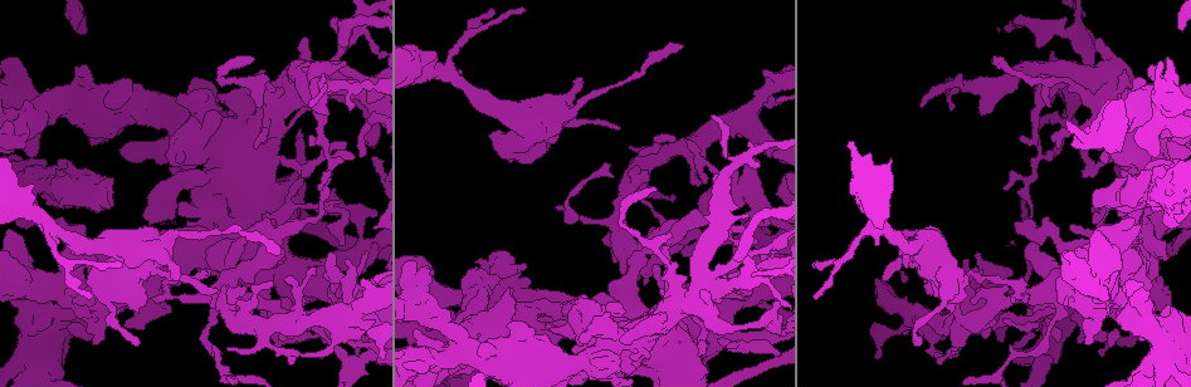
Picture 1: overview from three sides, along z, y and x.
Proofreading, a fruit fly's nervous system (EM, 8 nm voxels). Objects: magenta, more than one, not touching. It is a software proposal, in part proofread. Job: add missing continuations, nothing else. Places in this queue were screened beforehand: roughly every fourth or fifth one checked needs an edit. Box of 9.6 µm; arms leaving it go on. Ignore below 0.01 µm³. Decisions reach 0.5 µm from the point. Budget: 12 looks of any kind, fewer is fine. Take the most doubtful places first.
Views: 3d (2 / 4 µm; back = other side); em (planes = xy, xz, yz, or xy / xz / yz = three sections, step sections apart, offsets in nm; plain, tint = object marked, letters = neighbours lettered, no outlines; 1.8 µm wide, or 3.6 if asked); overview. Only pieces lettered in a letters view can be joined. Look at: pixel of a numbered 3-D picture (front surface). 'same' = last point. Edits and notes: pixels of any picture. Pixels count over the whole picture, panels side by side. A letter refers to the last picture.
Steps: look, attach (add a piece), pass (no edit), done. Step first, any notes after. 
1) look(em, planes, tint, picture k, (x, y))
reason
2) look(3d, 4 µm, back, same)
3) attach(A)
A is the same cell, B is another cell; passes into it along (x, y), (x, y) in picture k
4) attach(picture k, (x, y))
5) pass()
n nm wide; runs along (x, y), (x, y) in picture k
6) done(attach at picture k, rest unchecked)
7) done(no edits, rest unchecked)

look(3d, 4 µm, picture 1, (436, 56))

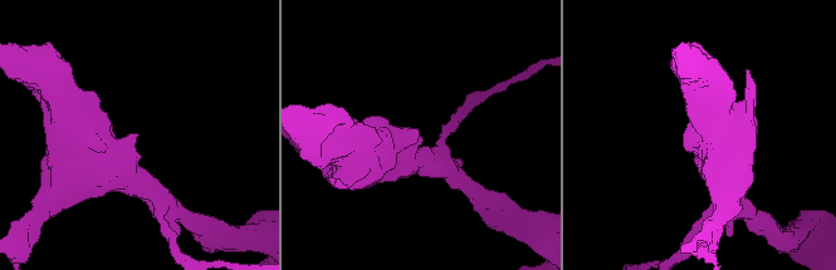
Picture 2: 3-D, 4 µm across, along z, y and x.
look(em, planes, letters, picture 2, (417, 131))

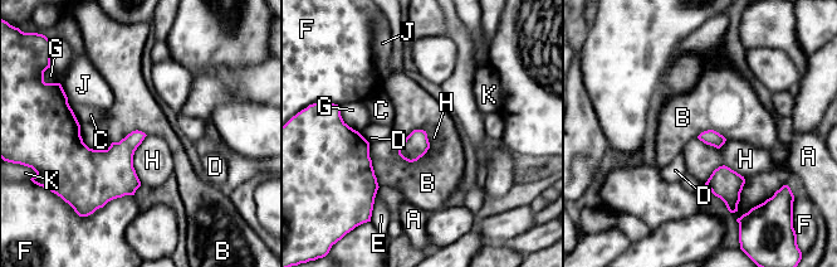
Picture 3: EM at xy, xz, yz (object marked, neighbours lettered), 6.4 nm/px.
pass()
A, B, C, D, E, F, G, H, J and K are other cells; border along (147, 135), (133, 155), (140, 183) in picture 3; none of them fits

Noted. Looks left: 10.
look(em, planes, letters, picture 1, (1042, 105))
thick turns thin

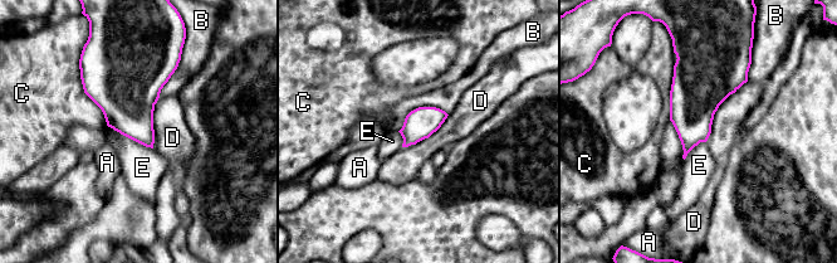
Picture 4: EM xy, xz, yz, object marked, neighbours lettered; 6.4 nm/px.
pass()
200 nm wide; D touches over 480 nm; A, B, C, D and E are other cells; none of them fits

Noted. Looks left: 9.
look(3d, 2 µm, picture 1, (580, 77))
branch stops here

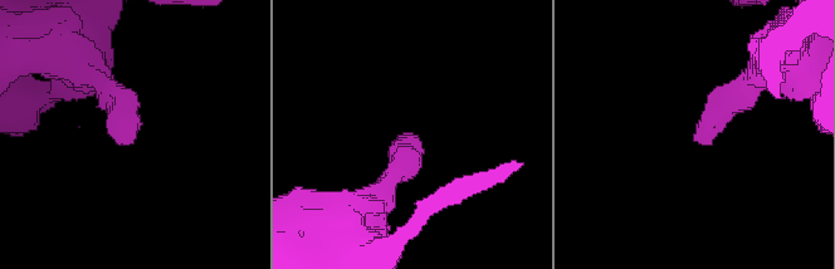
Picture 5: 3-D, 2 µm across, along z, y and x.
look(em, planes, letters, picture 5, (414, 137))

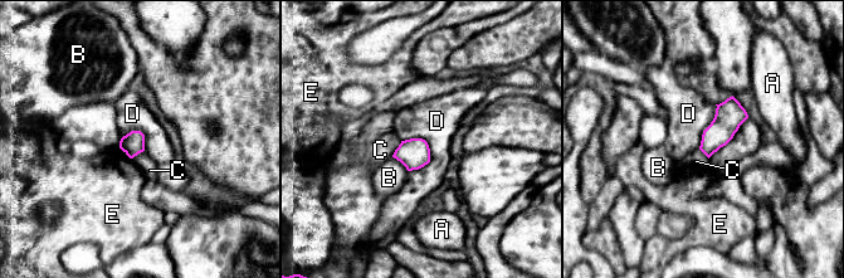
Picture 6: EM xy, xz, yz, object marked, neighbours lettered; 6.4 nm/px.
pass()
A, B, C, D and E are other cells; border along (422, 137), (429, 161), (408, 171) in picture 6; none of them fits

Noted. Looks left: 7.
look(em, planes, letters, picture 1, (110, 209))
stops while still wide

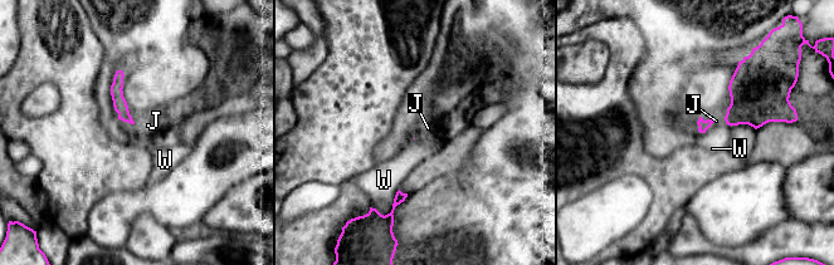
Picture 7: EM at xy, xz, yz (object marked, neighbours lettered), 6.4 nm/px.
attach(J)
J is the same cell, W is another cell; it goes on there

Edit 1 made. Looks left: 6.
look(overview)
see it whole again

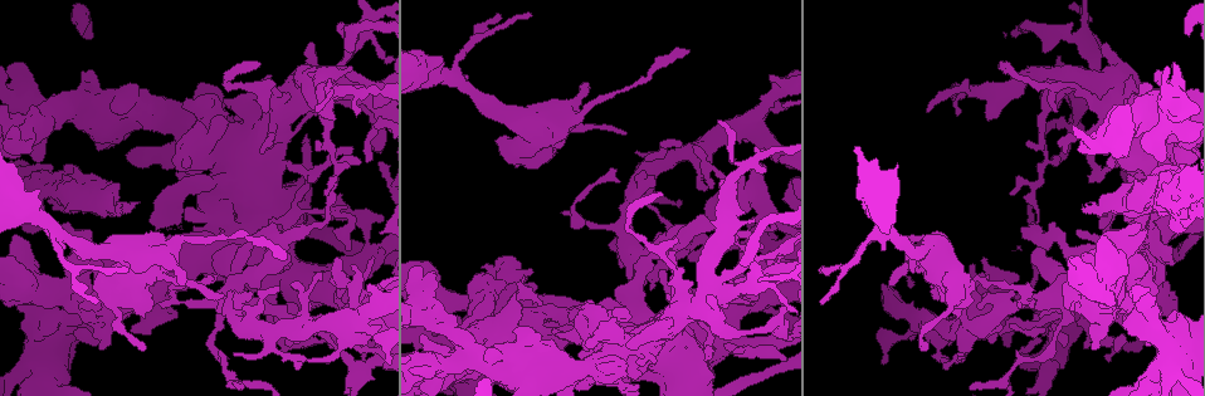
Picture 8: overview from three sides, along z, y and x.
look(3d, 4 µm, picture 8, (1109, 279))
calibre changes

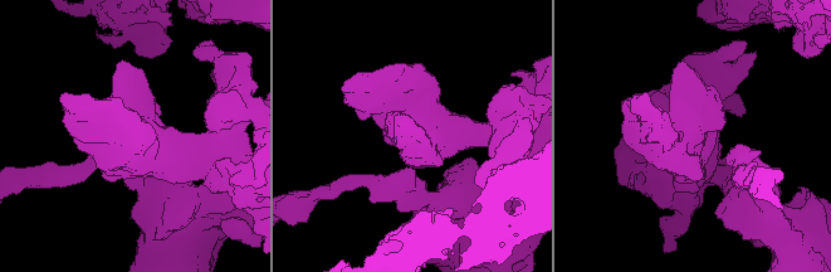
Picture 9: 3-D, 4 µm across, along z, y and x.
look(em, 3.6 µm, planes, letters, picture 9, (698, 132))
need the tissue

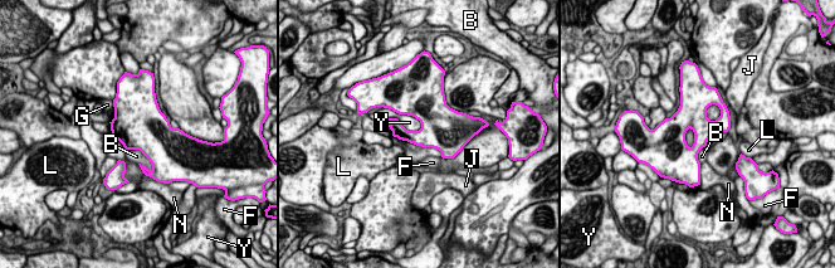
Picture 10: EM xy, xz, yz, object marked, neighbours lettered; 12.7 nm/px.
pass()
Y touches over 550 nm; B, F, G, J, L, N and Y are other cells; border along (386, 107), (414, 116), (421, 127) in picture 10; none of them fits

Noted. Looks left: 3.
done(attach at picture 7, rest unchecked)

